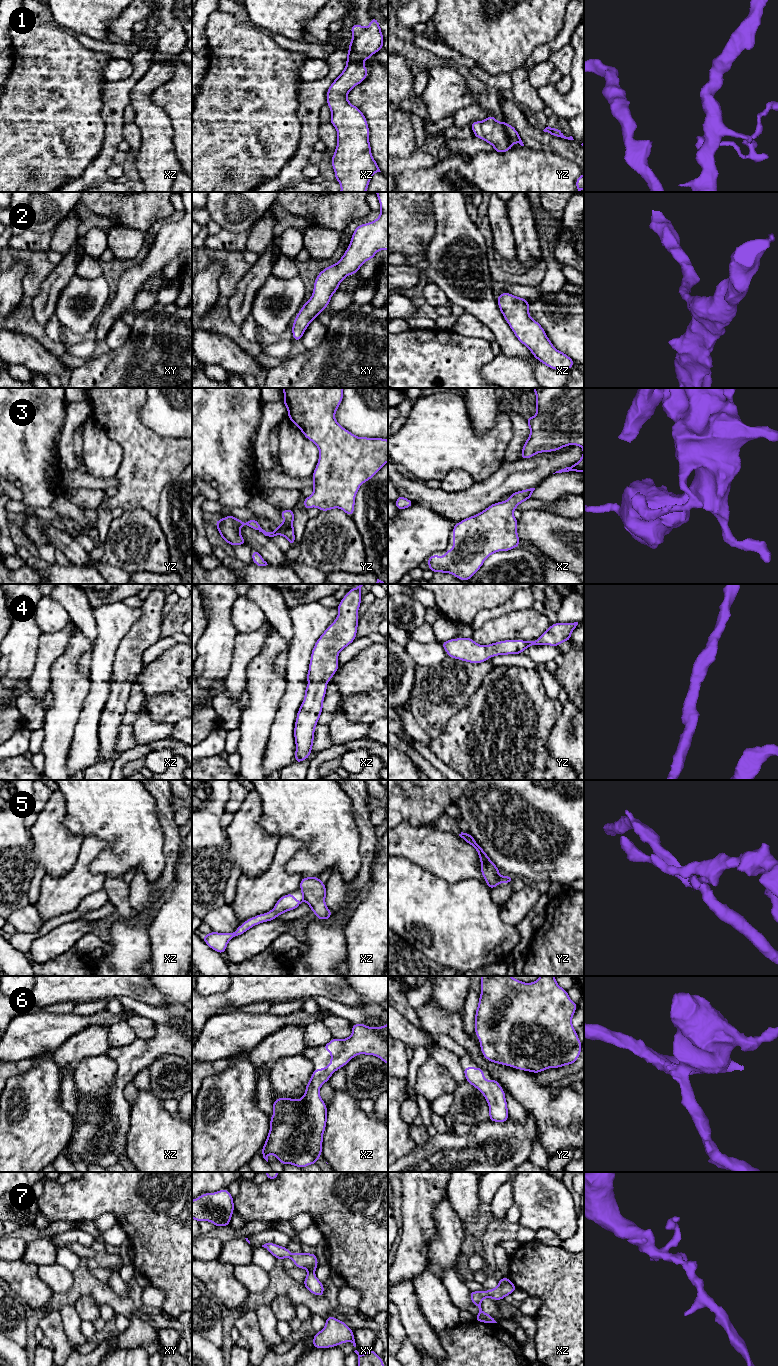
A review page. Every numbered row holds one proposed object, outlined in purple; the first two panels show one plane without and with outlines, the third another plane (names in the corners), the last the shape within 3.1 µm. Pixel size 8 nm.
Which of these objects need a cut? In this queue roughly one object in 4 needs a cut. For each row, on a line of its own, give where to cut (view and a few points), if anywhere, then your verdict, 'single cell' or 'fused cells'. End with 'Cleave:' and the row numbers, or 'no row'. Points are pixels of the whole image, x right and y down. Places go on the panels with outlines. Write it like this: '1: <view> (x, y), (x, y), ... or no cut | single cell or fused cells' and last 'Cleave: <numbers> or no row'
1: no cut | single cell
2: no cut | single cell
3: no cut | single cell
4: no cut | single cell
5: xz (302, 893), (305, 900) | fused cells
6: no cut | single cell
7: no cut | single cell
Cleave: 5

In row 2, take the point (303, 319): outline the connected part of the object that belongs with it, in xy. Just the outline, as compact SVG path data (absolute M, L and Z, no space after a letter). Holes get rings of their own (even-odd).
M388 192L375 193L380 203L379 217L357 226L341 259L317 275L311 298L293 321L293 340L301 340L307 327L328 306L332 295L347 276L357 274L360 267L373 259L378 251L388 250Z

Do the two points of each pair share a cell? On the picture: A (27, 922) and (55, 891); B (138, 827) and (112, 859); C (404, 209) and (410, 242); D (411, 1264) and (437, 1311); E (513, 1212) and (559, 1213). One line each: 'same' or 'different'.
A: different
B: same
C: same
D: different
E: different

